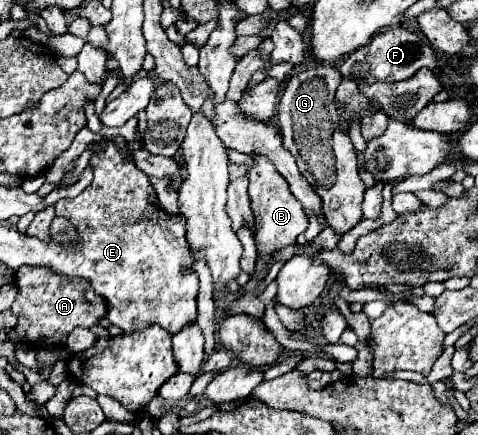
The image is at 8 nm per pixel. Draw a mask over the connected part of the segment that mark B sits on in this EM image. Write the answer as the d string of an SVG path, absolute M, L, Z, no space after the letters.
M256 157L254 167L248 169L250 177L250 201L252 201L252 213L256 223L256 247L258 247L258 259L256 259L256 271L252 277L264 279L266 277L266 265L274 257L276 251L282 247L294 245L296 237L306 231L308 217L302 209L302 205L296 201L296 197L290 193L284 177L266 161L266 157Z

